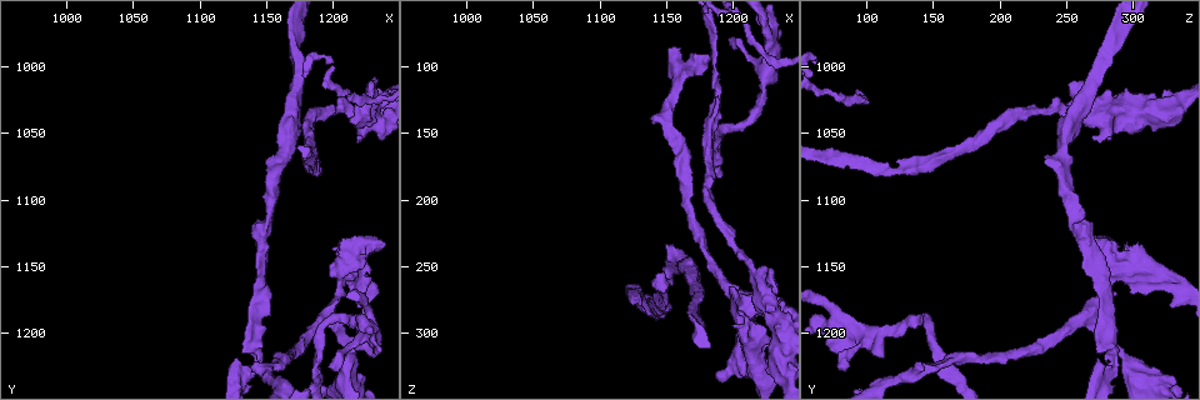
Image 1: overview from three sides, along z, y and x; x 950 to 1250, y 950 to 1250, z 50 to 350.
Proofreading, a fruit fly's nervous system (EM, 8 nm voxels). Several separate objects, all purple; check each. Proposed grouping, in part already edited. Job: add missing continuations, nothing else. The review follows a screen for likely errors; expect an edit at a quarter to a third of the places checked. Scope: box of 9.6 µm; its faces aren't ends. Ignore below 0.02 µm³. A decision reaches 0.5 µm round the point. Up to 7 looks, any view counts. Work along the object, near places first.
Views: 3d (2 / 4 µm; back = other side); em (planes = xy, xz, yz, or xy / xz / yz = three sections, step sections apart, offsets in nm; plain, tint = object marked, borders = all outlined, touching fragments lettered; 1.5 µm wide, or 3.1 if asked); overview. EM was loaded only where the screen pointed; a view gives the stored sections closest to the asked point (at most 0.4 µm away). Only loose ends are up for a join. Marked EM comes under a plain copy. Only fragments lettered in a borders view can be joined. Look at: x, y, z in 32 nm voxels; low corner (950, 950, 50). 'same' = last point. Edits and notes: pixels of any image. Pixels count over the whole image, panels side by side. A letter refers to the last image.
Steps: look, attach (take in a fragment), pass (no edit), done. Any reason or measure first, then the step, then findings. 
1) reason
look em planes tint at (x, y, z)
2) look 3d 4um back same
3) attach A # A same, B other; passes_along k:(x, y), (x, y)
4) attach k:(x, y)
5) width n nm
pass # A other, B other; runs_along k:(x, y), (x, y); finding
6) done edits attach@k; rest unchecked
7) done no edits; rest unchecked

an open end
look em xy step 8 borders at (1152, 1070, 232)

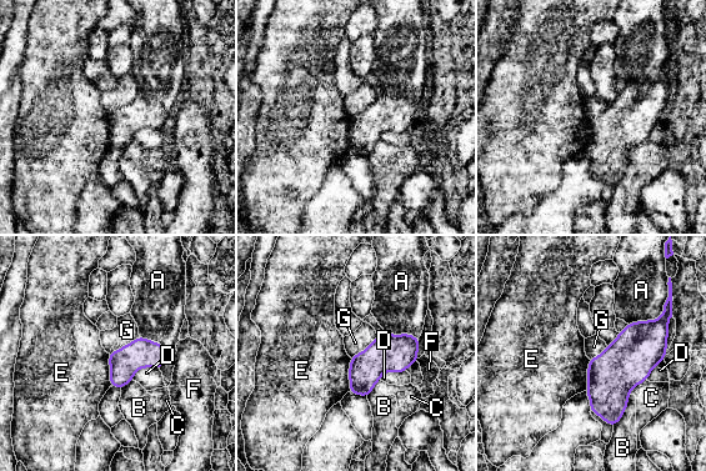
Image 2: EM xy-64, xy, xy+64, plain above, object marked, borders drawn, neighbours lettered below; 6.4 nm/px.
another direction
look em planes borders same

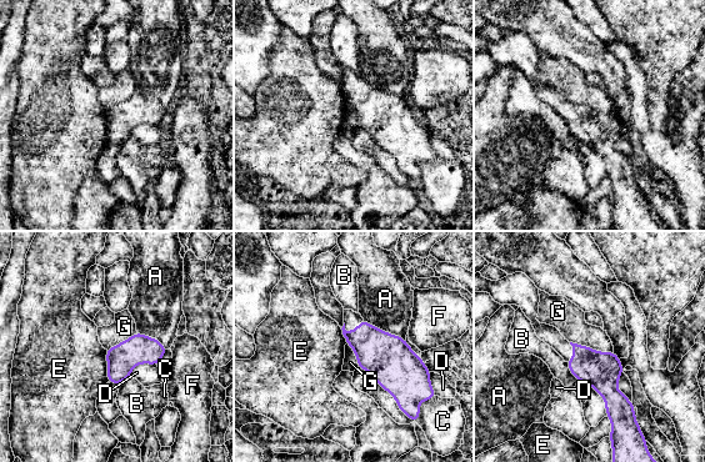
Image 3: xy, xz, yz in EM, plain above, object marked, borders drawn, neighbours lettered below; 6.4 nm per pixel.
pass # A other, B other, C other, D other, E other, F other, G other; border 3:(565, 362), (569, 371), (580, 381); no lettered fragment goes on from it

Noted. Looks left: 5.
an open end
look 3d 4um at (1198, 1152, 266)

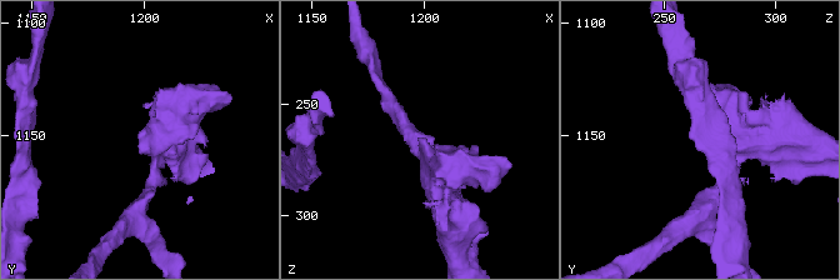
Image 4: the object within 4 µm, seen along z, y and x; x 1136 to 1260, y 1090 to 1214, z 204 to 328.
shape alone is not enough
look em planes tint at (1199, 1150, 266)

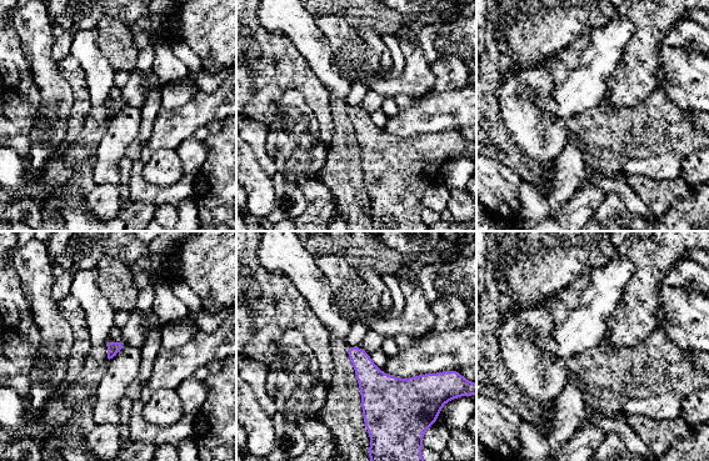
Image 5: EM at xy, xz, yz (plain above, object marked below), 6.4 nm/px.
look em planes borders same

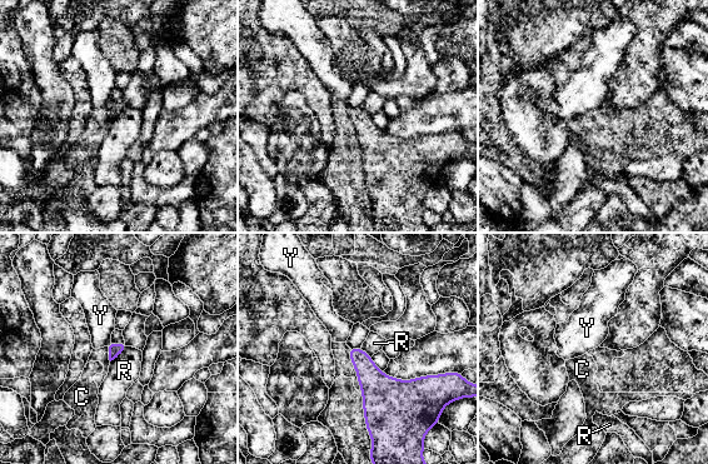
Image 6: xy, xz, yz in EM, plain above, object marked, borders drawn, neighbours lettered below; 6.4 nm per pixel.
pass # C other, R other, Y other; border 6:(128, 347), (110, 362); no lettered fragment goes on from it

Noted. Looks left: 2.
thin end
look em xy step 4 borders at (1198, 1226, 78)

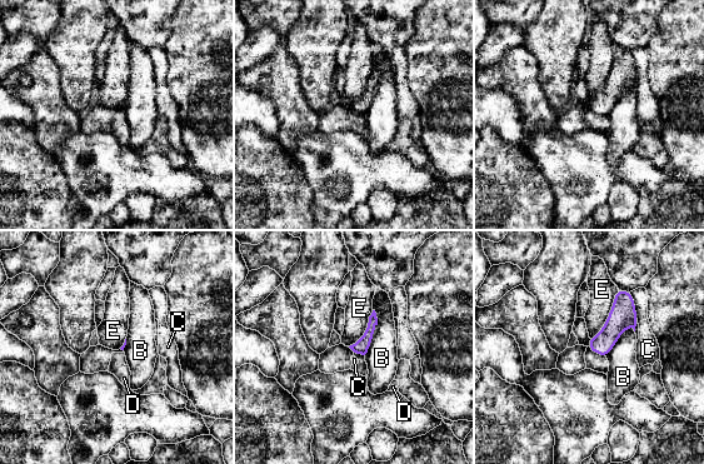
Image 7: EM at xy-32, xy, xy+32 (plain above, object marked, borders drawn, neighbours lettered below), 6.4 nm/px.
longest_contact E 380 nm
pass # B other, C other, D other, E other; border 7:(618, 289), (604, 325), (590, 339); no lettered fragment goes on from it

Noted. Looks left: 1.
done no edits; rest unchecked

